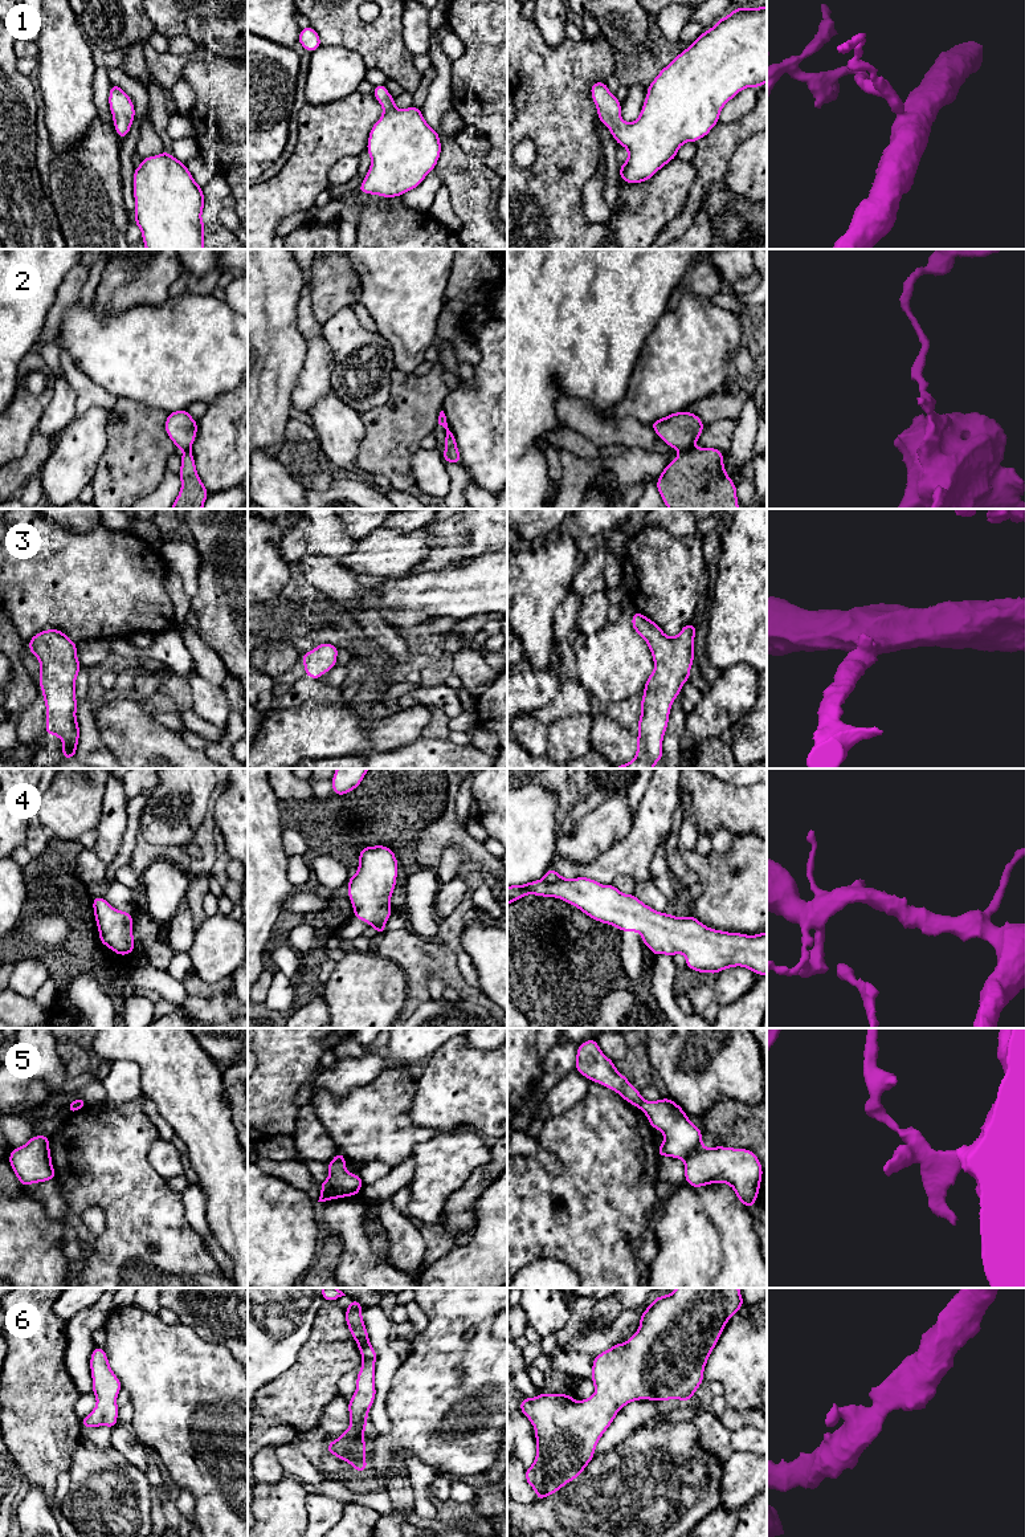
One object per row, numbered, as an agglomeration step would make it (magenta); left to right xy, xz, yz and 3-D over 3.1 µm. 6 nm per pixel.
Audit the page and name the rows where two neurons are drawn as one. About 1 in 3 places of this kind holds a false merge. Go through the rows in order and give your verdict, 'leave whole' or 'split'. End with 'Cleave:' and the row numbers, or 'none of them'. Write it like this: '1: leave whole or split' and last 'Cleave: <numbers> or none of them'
1: leave whole
2: split
3: leave whole
4: leave whole
5: split
6: leave whole
Cleave: 2, 5

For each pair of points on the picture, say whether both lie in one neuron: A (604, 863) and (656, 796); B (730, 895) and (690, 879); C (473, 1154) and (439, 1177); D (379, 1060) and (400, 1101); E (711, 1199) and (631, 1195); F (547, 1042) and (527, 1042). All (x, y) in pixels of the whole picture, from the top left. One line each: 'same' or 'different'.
A: same
B: different
C: same
D: different
E: different
F: different

